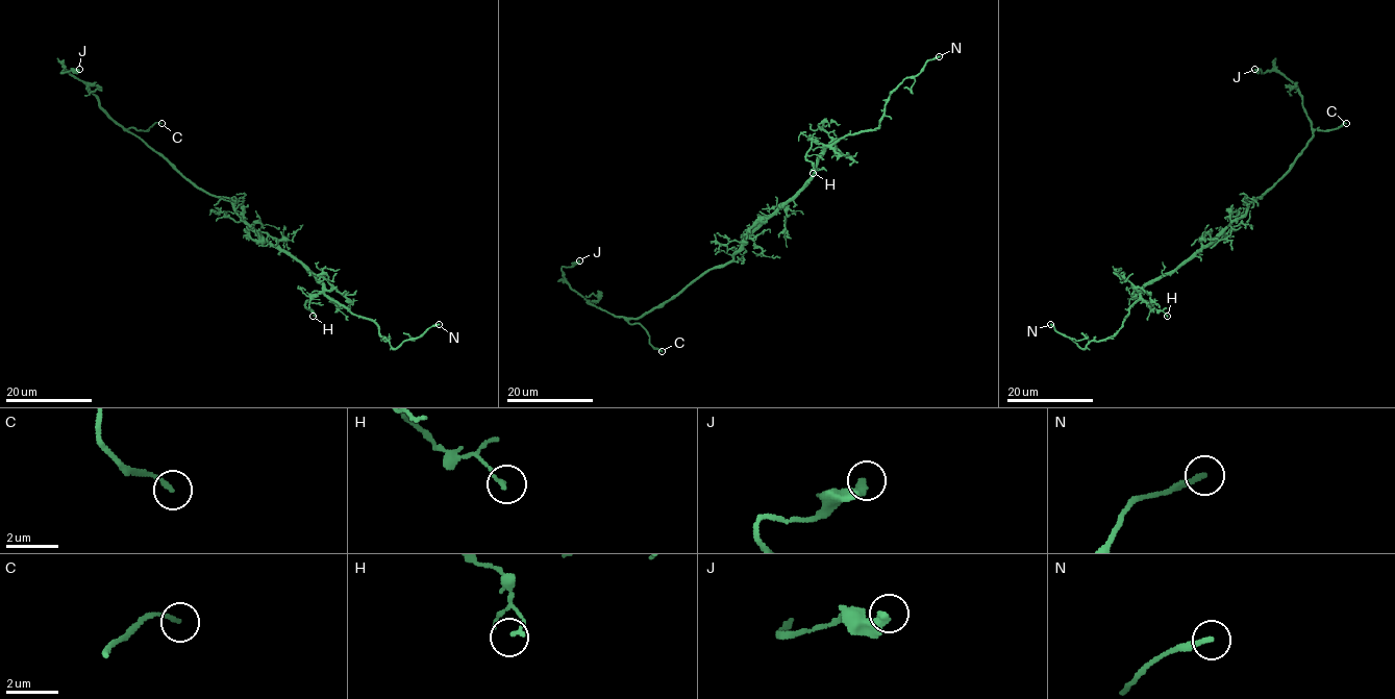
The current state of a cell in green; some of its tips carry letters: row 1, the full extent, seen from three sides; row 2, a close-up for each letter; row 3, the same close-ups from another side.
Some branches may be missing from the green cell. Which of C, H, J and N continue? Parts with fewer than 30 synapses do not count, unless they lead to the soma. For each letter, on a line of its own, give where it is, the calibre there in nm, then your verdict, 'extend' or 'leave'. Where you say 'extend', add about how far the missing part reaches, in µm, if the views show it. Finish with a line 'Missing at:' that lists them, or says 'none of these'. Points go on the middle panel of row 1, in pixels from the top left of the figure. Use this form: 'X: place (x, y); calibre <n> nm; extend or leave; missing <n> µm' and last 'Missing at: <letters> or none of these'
C: place (662, 351); calibre 160 nm; leave
H: place (813, 173); calibre 140 nm; leave
J: place (579, 260); calibre 360 nm; leave
N: place (939, 56); calibre 240 nm; extend; missing 20 µm
Missing at: N

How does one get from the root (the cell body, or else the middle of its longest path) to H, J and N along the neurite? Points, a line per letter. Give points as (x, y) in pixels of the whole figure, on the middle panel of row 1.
H: (751, 233), (813, 174), (823, 150), (821, 144), (813, 141), (805, 156), (815, 170), (813, 173)
J: (751, 233), (730, 260), (706, 270), (637, 318), (614, 317), (571, 288), (562, 268), (579, 260)
N: (751, 233), (803, 185), (825, 146), (877, 127), (890, 94), (939, 56)

